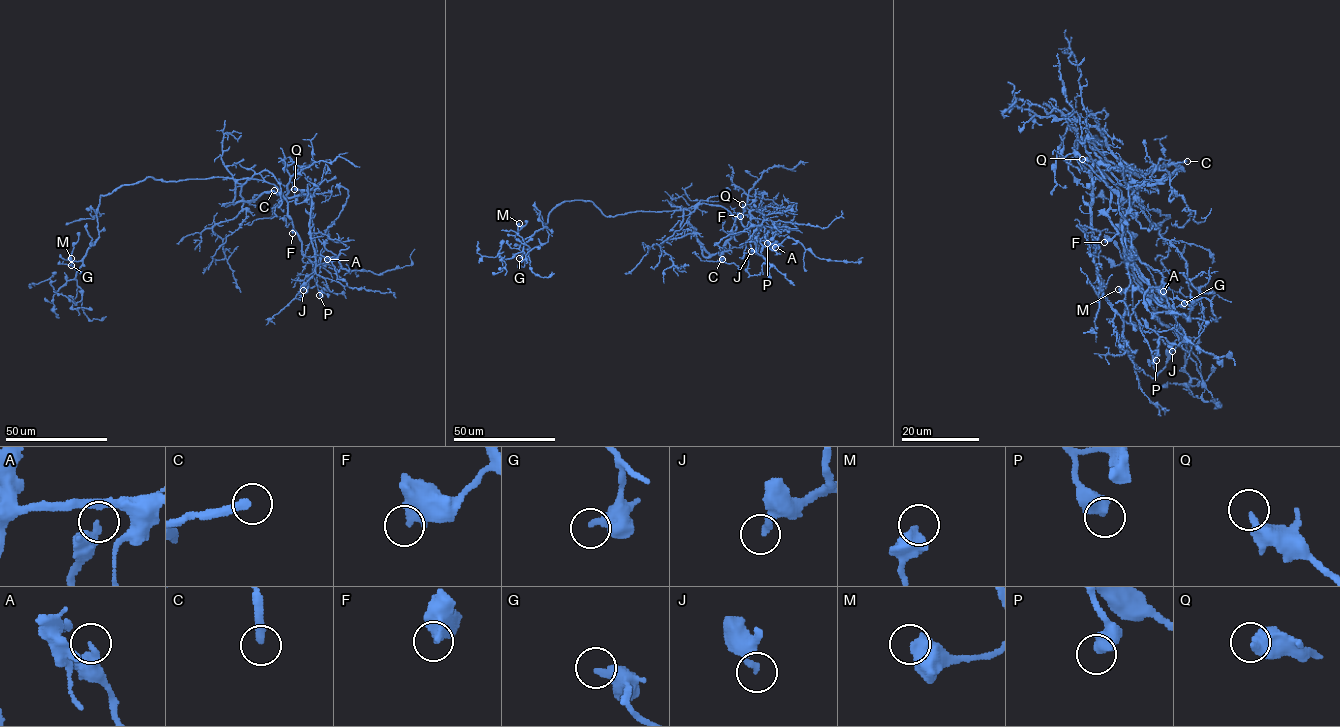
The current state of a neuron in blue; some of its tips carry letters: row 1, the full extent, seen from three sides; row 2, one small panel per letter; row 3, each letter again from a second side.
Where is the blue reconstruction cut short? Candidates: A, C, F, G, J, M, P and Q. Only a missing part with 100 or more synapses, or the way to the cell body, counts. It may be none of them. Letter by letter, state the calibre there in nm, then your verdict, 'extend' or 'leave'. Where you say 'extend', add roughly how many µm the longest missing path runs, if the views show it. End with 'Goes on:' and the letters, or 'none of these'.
A: calibre 400 nm; leave
C: calibre 300 nm; extend; missing 80 µm
F: calibre 440 nm; leave
G: calibre 320 nm; leave
J: calibre 240 nm; leave
M: calibre 600 nm; leave
P: calibre 550 nm; leave
Q: calibre 360 nm; leave
Goes on: C

